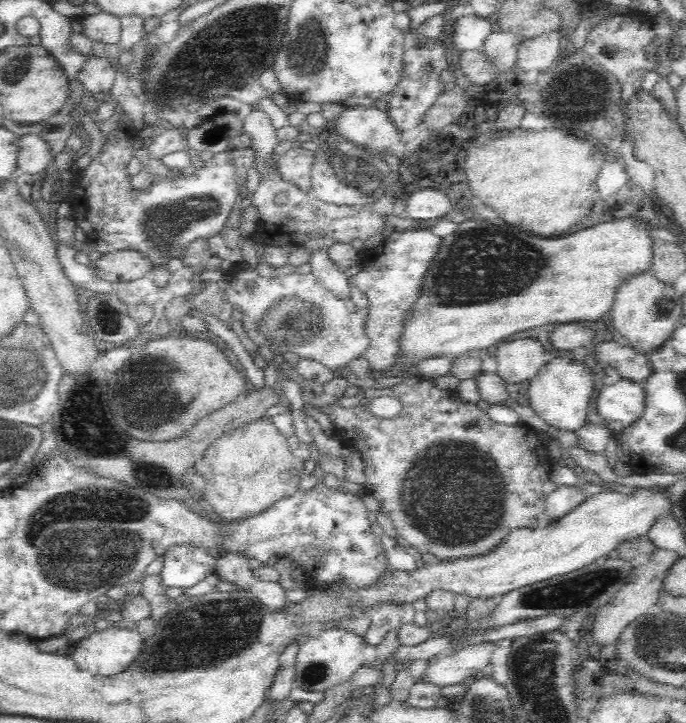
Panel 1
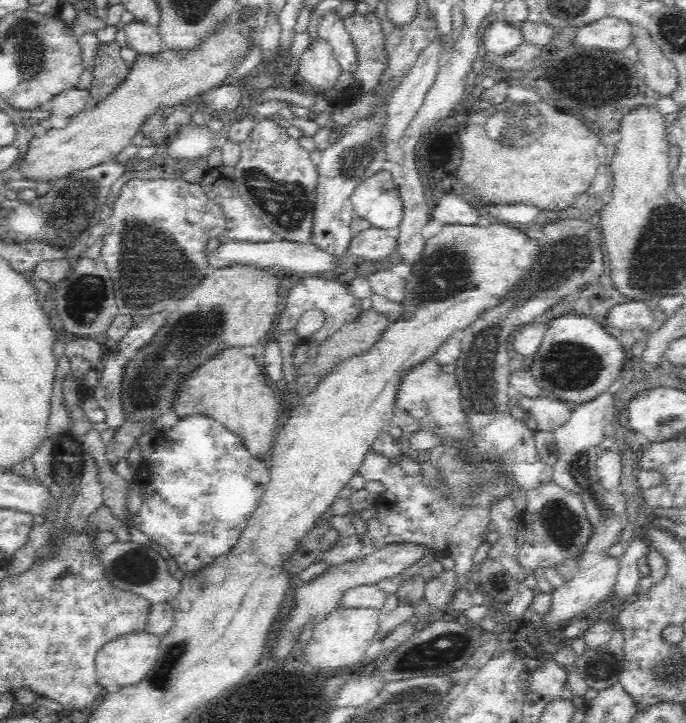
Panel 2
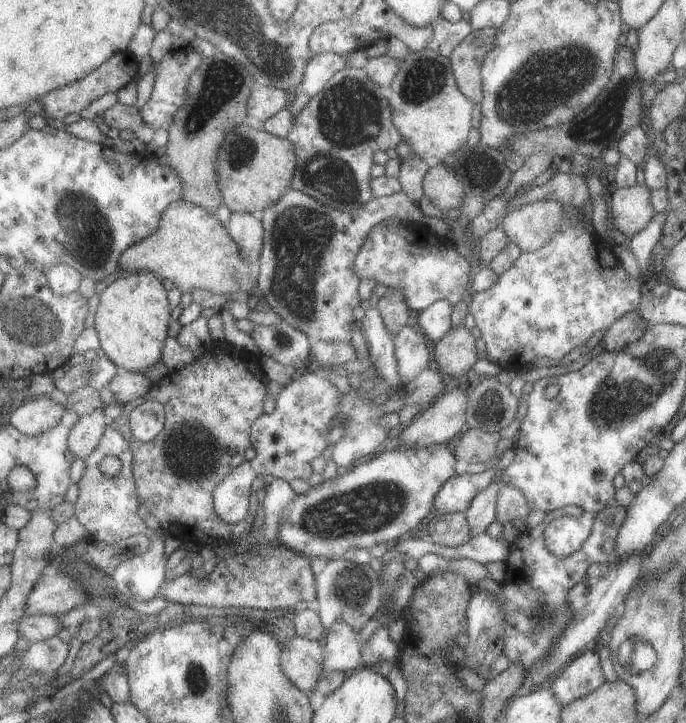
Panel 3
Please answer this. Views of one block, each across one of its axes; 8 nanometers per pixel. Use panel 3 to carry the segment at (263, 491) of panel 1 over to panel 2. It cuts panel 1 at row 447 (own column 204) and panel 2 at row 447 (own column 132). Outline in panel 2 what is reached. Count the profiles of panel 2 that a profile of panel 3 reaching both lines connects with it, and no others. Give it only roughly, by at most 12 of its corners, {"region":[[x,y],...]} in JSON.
{"region":[[226,348],[180,380],[170,410],[216,418],[254,458],[282,406],[260,364]]}

